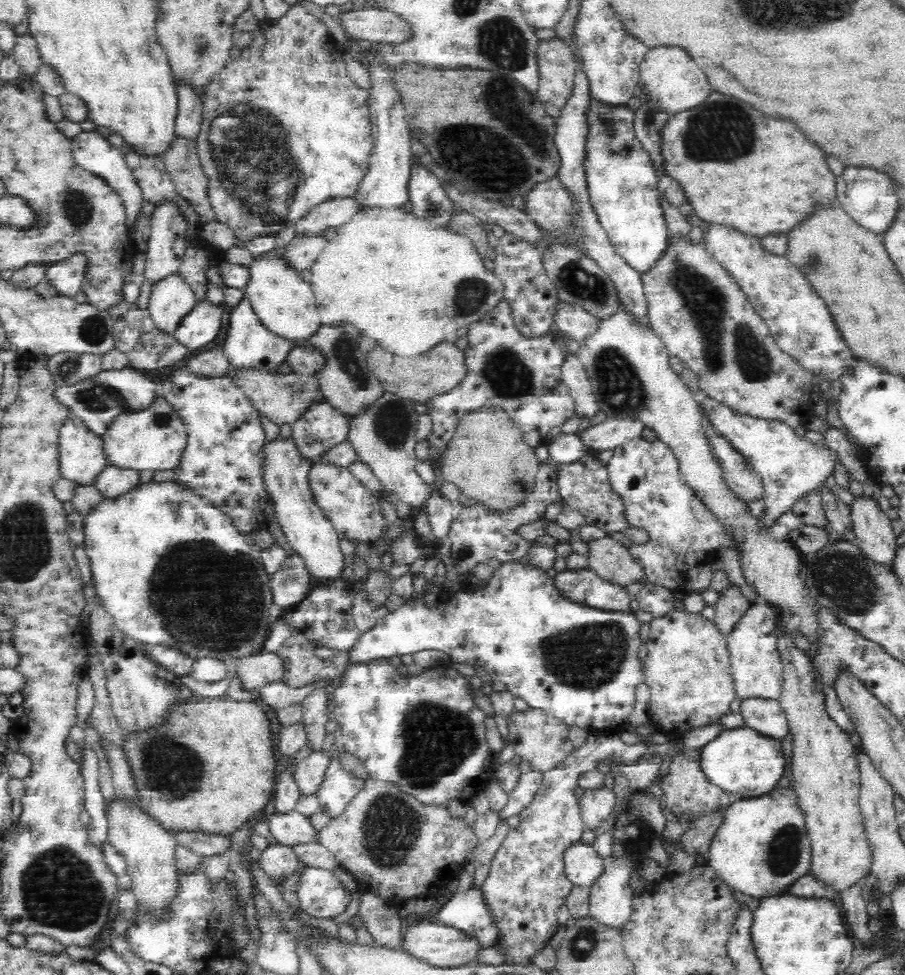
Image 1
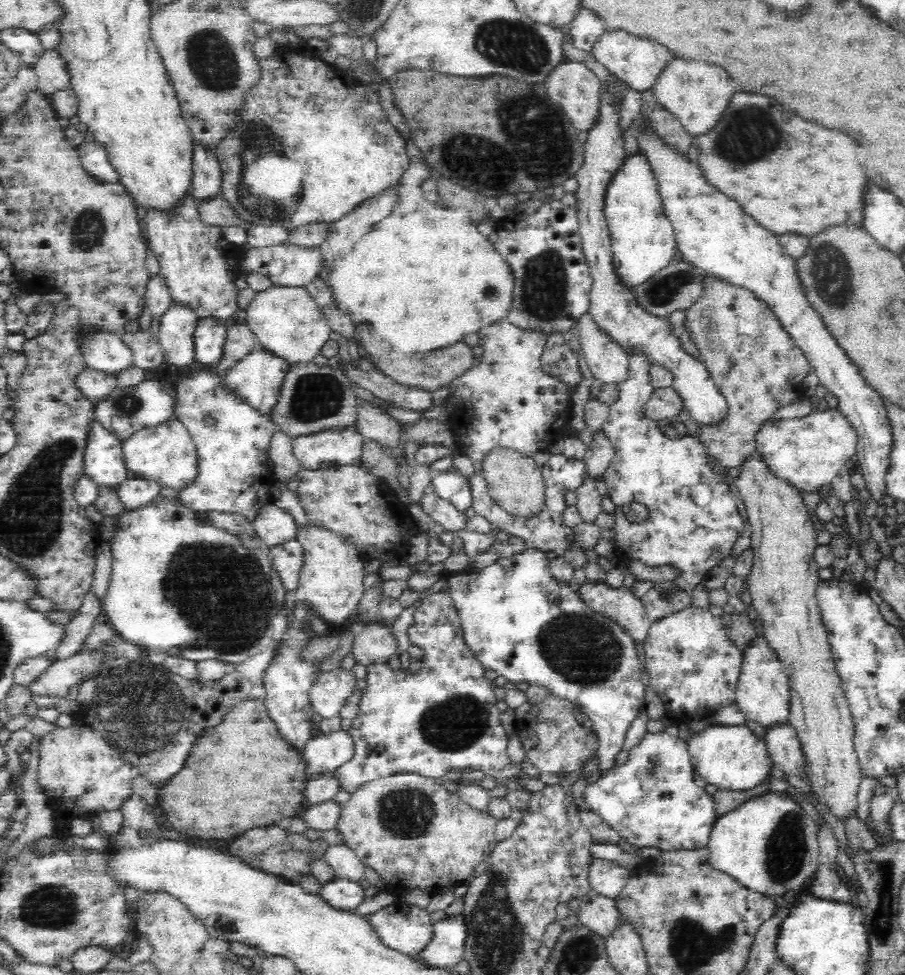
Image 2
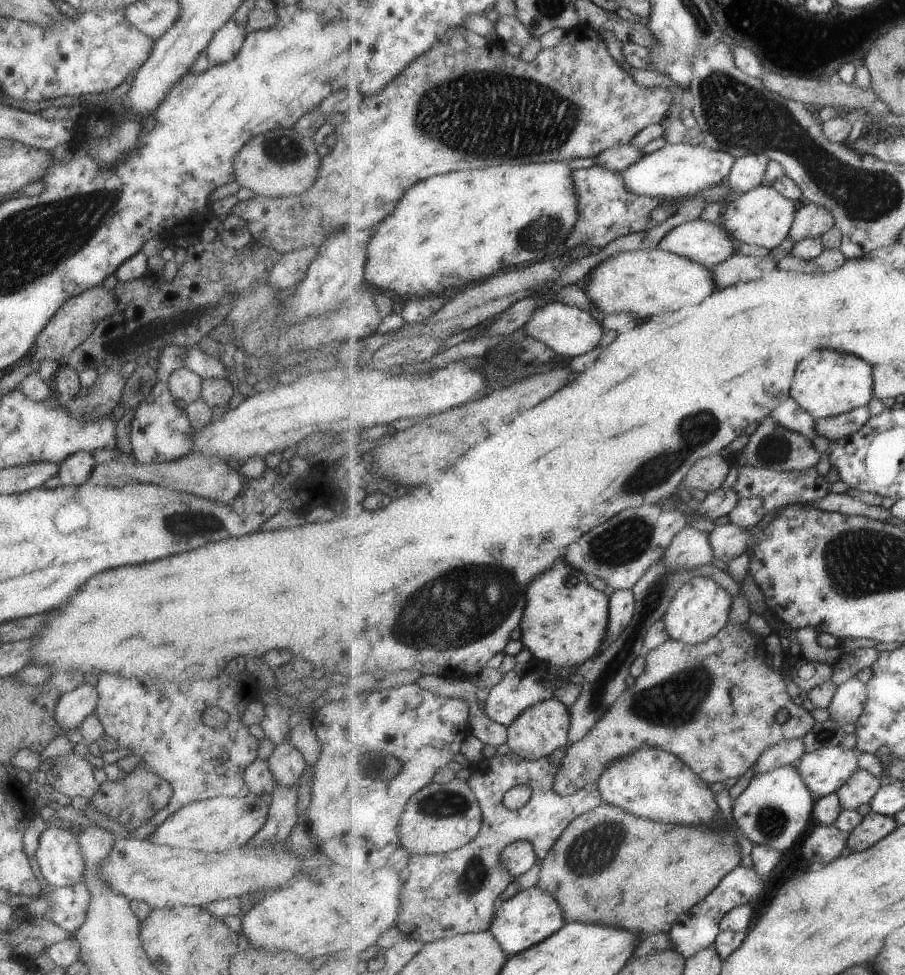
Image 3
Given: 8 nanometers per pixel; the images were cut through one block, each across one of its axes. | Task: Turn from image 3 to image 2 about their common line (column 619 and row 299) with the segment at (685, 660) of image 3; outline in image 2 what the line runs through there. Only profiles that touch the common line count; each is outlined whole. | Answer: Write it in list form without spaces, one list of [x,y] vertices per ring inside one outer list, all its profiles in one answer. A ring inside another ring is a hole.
[[[712,275],[705,276],[702,294],[685,310],[682,326],[689,331],[689,336],[699,350],[699,359],[706,365],[722,396],[725,396],[728,409],[724,420],[718,424],[697,425],[692,436],[704,443],[709,456],[724,469],[742,467],[748,454],[757,448],[755,438],[764,422],[783,406],[804,397],[804,378],[810,372],[811,364],[764,301],[758,300],[752,291],[720,281]]]

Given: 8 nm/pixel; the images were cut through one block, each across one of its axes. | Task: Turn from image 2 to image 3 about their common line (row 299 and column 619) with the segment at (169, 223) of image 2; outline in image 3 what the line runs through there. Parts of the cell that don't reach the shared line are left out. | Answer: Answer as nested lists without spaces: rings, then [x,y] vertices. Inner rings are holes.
[[[595,164],[592,167],[574,170],[573,180],[579,196],[580,216],[571,236],[564,243],[564,250],[571,250],[575,246],[602,248],[619,237],[655,228],[658,224],[651,220],[651,212],[661,202],[667,202],[667,197],[664,196],[653,198],[631,192],[621,172],[611,172]]]

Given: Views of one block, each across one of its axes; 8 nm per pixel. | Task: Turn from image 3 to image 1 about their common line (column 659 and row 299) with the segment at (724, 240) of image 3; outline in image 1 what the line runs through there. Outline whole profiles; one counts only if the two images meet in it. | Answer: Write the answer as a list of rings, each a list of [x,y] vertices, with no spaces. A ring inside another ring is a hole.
[[[244,297],[230,310],[229,329],[223,345],[229,363],[236,371],[260,371],[276,373],[276,366],[286,362],[289,352],[294,348],[294,342],[271,333],[256,316],[247,297]]]

